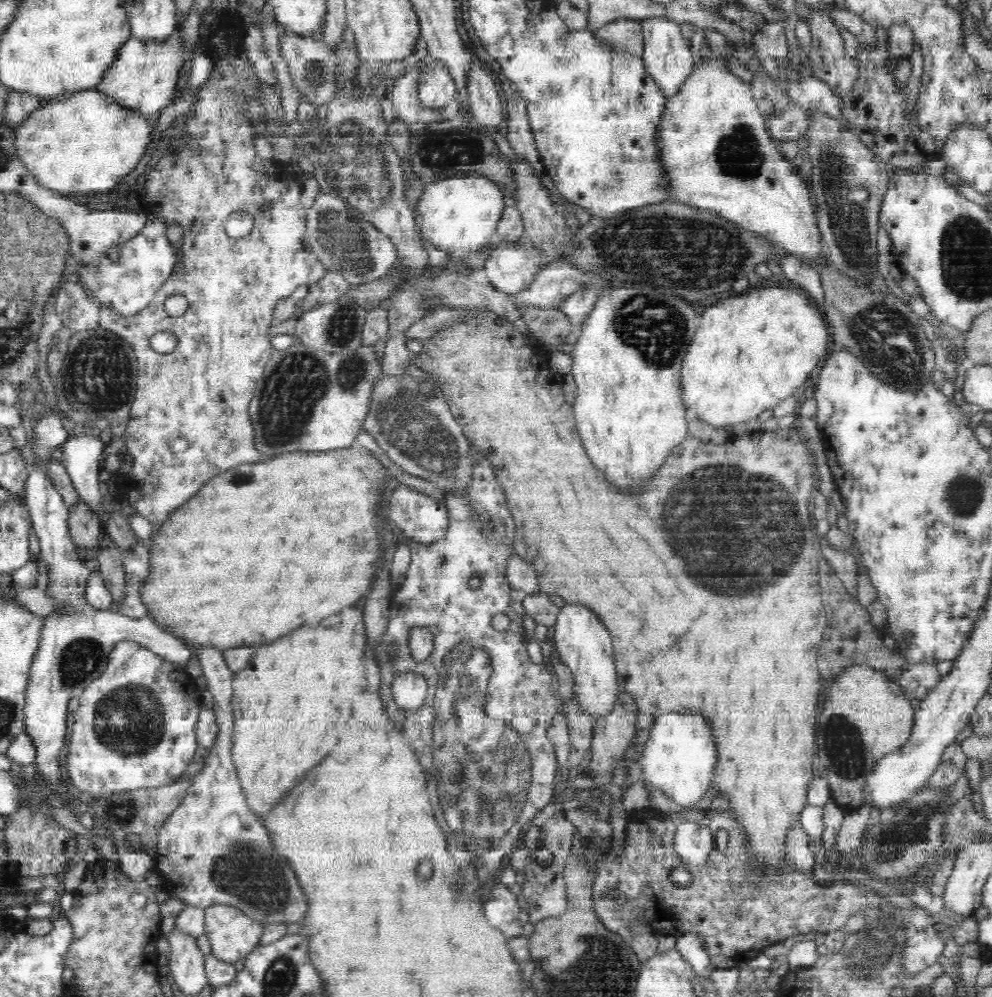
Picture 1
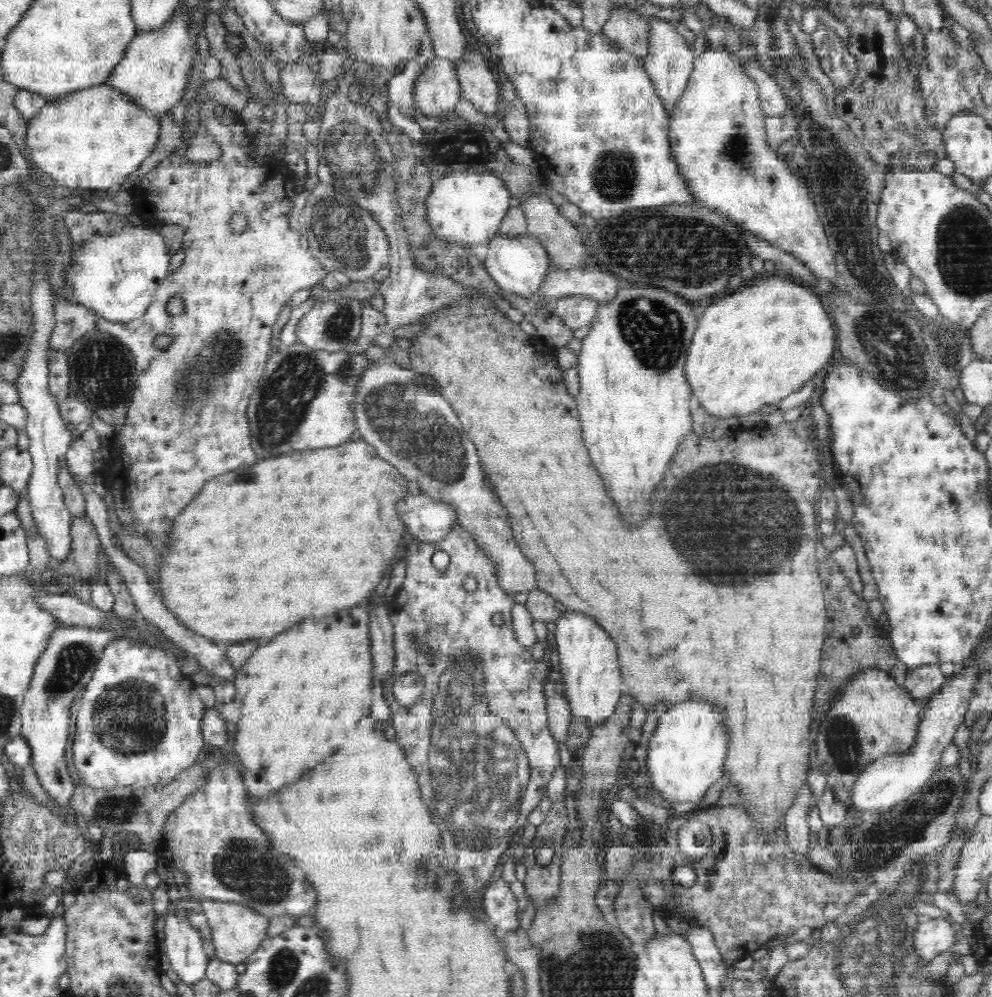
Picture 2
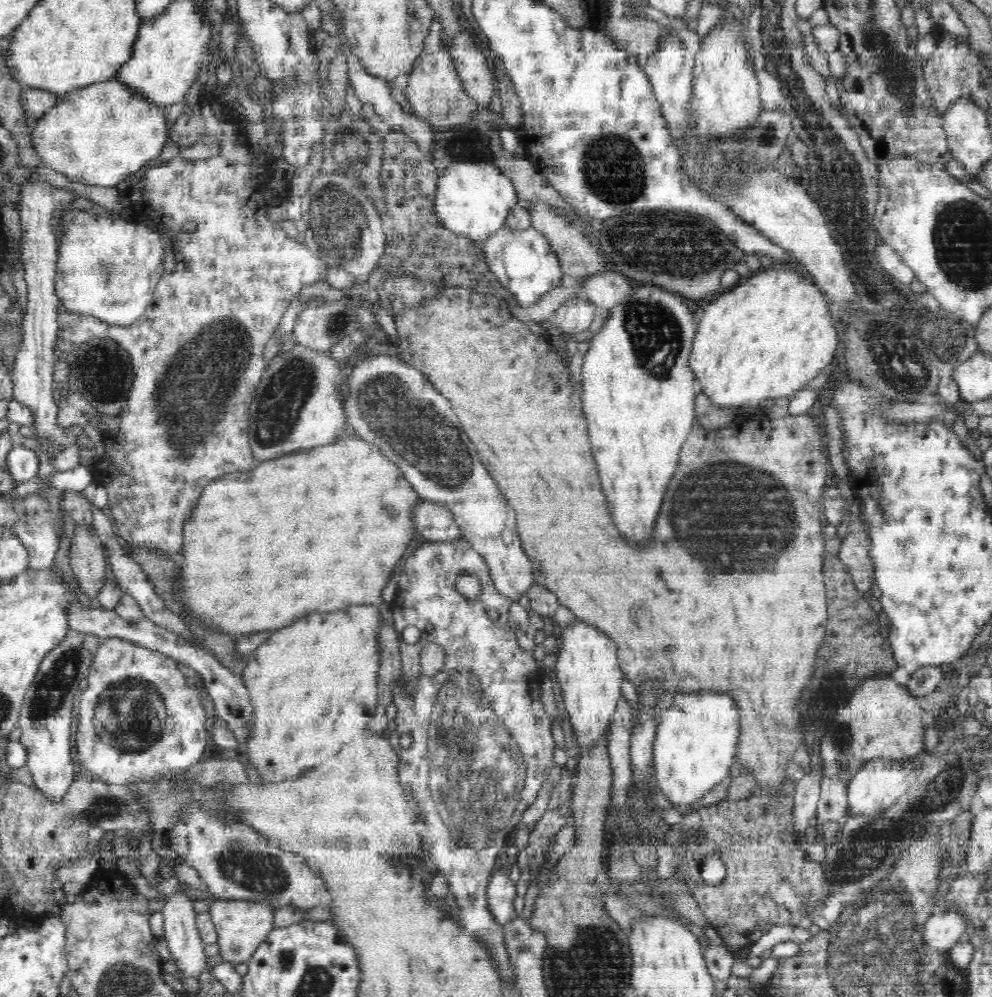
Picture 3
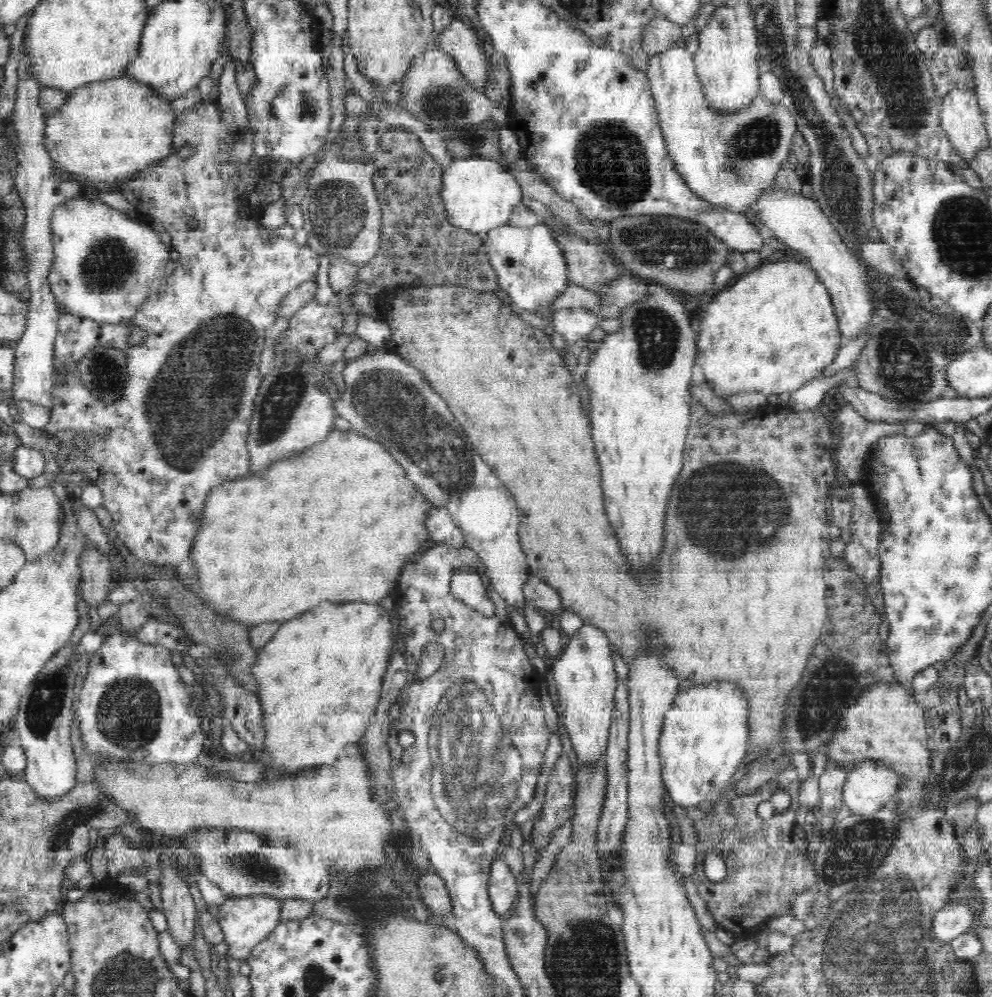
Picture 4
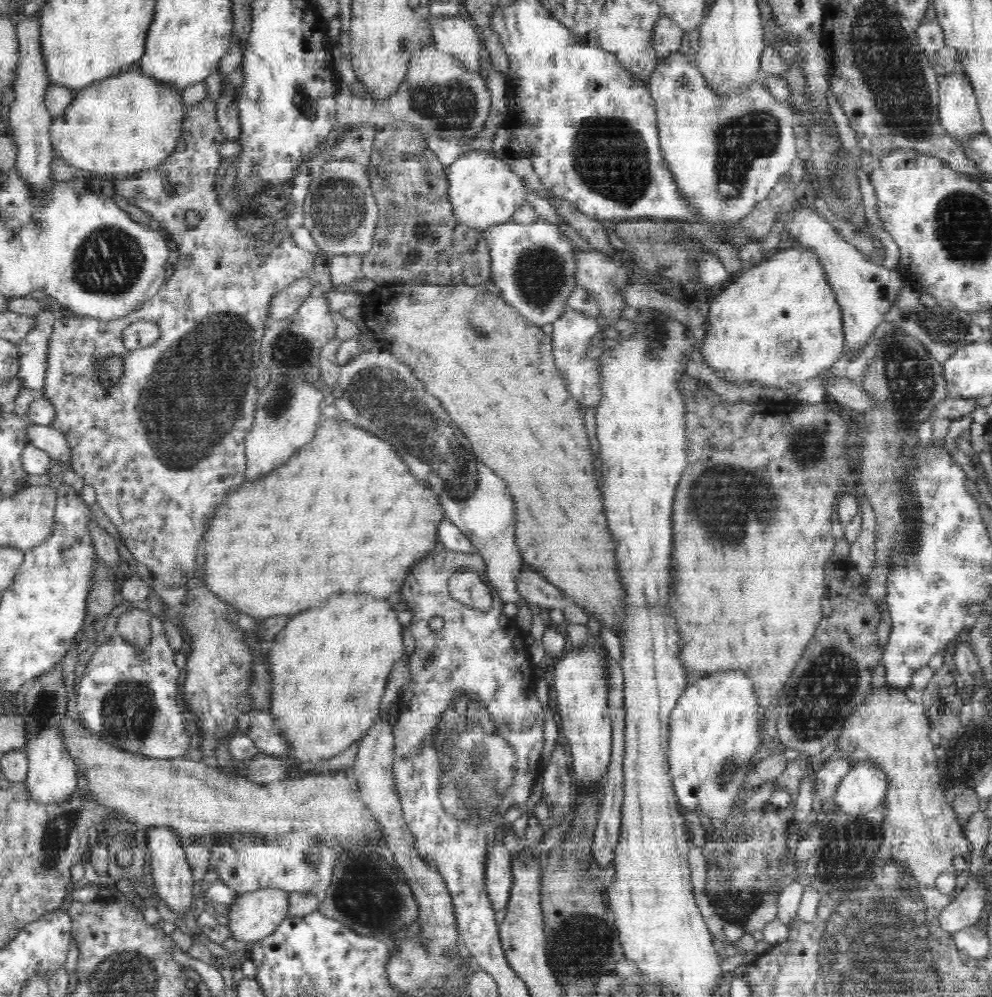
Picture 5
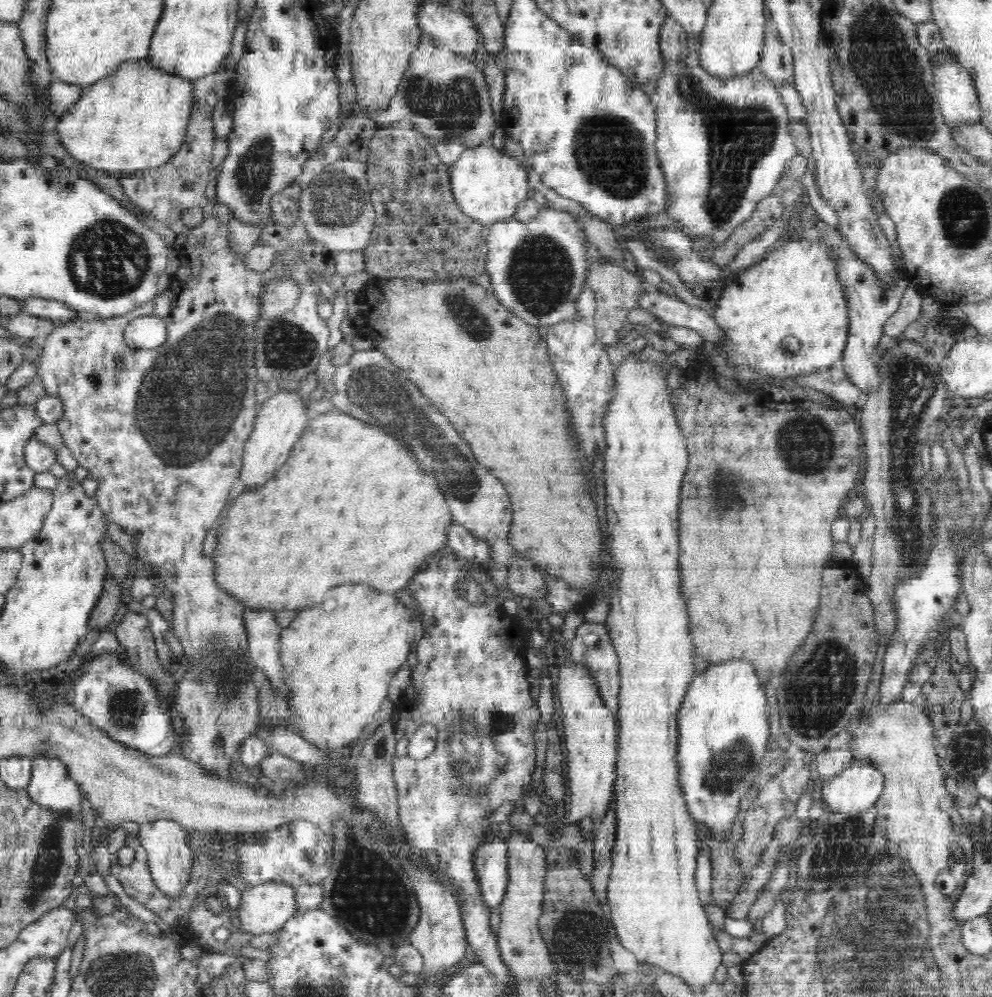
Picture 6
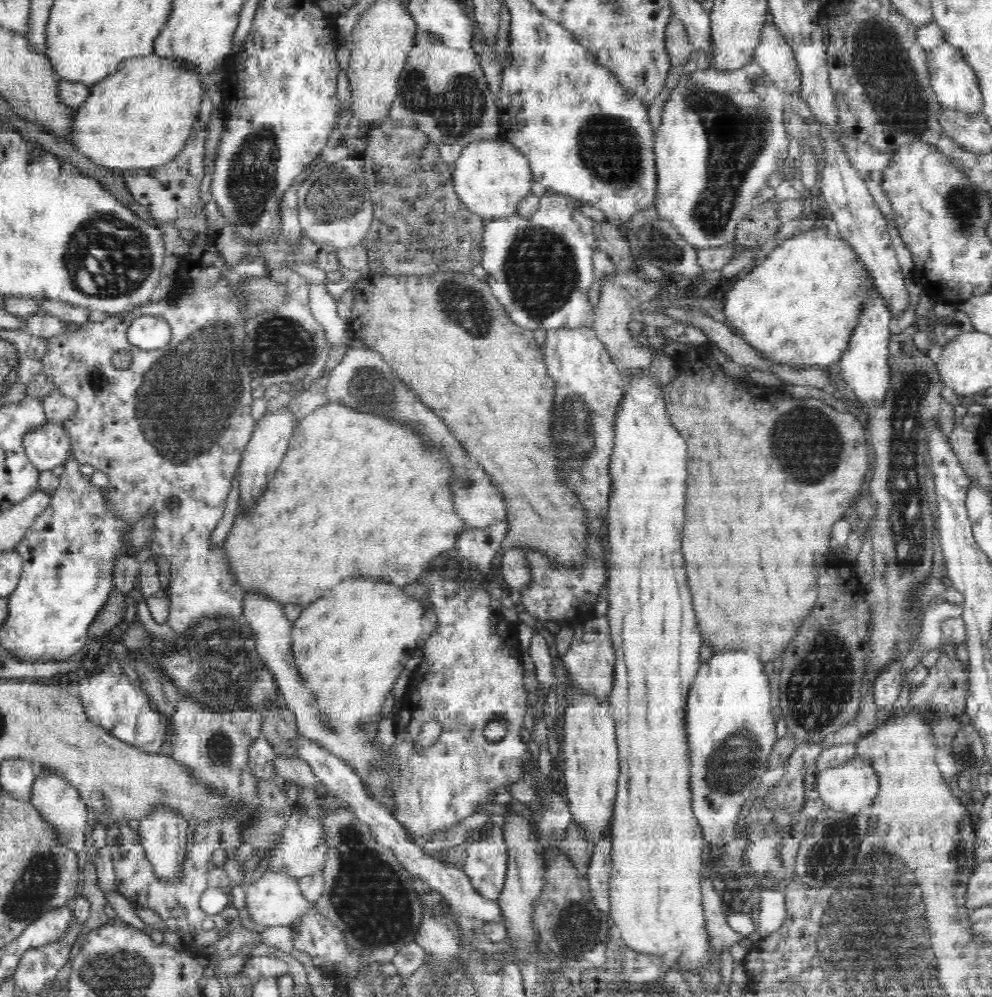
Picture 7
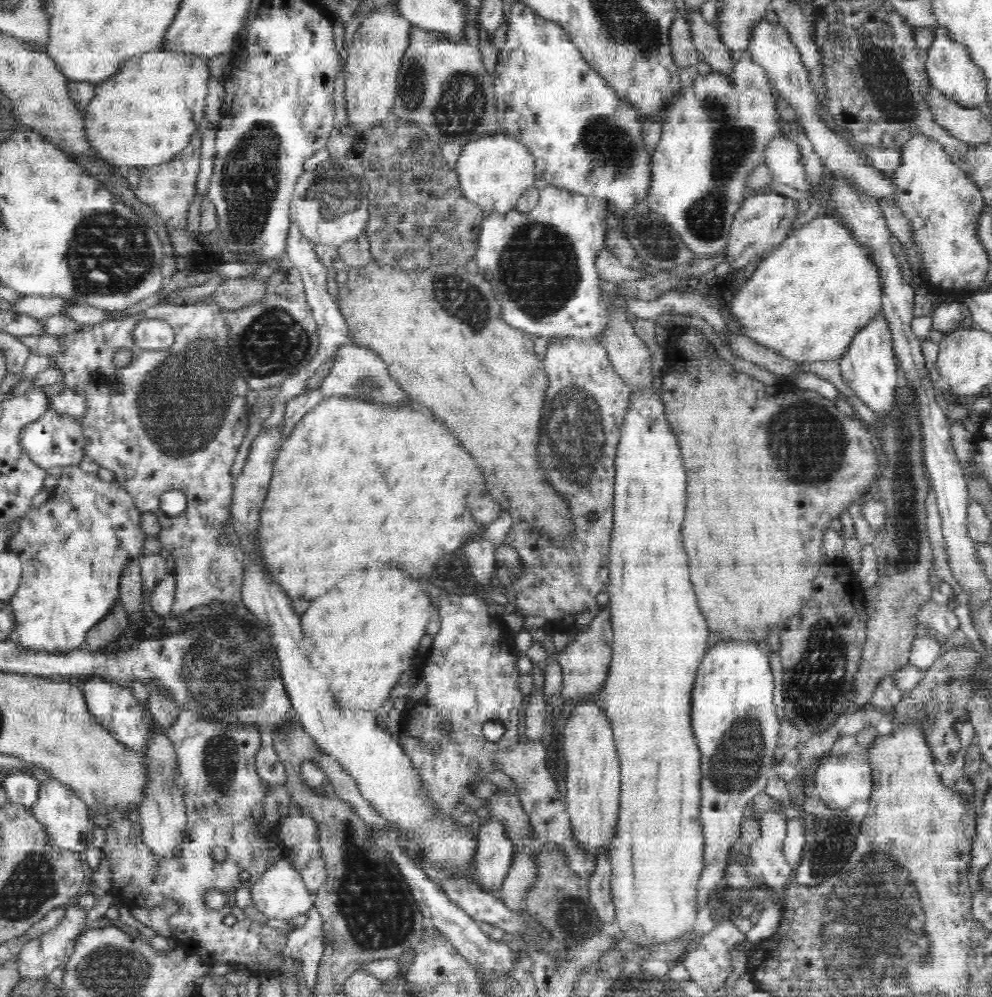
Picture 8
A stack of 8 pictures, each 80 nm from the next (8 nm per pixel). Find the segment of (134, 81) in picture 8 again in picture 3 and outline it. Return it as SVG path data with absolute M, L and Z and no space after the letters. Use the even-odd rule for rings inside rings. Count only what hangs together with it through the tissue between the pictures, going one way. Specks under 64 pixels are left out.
M115 78L63 95L55 107L36 120L31 132L32 146L44 164L74 182L92 186L117 186L126 176L138 172L146 162L156 158L166 140L168 132L162 105L152 103L144 93Z

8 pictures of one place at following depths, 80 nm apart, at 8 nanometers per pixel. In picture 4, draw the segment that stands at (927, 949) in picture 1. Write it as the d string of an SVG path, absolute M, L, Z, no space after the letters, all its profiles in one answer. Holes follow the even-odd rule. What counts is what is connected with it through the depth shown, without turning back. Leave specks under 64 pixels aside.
M969 902L947 904L934 915L933 935L937 940L950 942L960 934L972 930L975 910L972 907L973 904Z

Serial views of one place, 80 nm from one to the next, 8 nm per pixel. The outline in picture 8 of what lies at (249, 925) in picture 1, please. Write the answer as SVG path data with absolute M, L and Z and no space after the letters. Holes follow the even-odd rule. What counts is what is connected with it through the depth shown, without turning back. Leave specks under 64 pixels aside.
M283 856L274 863L262 876L256 884L250 888L252 897L252 906L262 912L267 920L289 920L298 916L298 914L306 914L315 904L315 895L308 892L305 881L300 872L293 867L292 864Z

